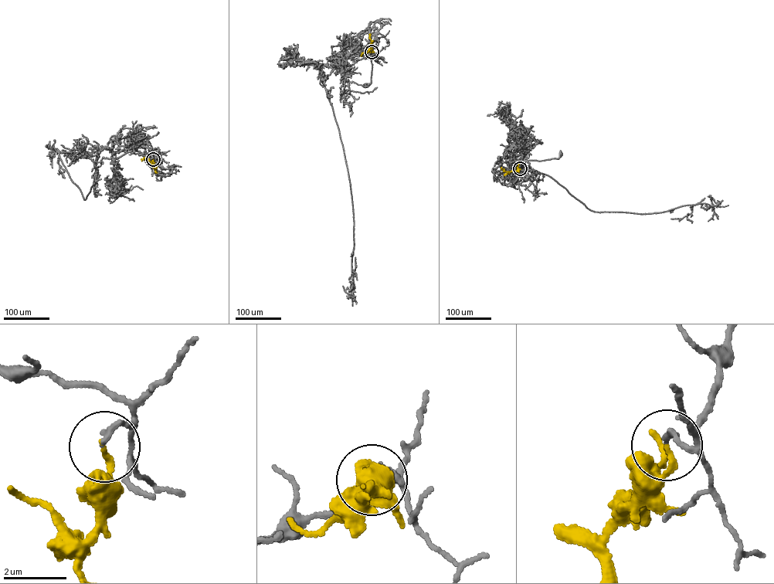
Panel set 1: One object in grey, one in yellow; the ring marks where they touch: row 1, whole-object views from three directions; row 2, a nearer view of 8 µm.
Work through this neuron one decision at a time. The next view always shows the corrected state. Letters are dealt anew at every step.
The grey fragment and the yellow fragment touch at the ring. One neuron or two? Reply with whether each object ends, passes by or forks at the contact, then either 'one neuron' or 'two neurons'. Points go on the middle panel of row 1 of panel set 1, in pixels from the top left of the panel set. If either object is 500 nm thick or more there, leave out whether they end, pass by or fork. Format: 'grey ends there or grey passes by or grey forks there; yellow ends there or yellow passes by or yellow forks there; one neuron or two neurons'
grey ends there; yellow ends there; two neurons

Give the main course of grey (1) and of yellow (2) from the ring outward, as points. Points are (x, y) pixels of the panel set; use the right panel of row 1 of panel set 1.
1: (520, 168), (526, 161), (558, 158), (561, 154)
2: (520, 168), (518, 171), (507, 171), (501, 168)

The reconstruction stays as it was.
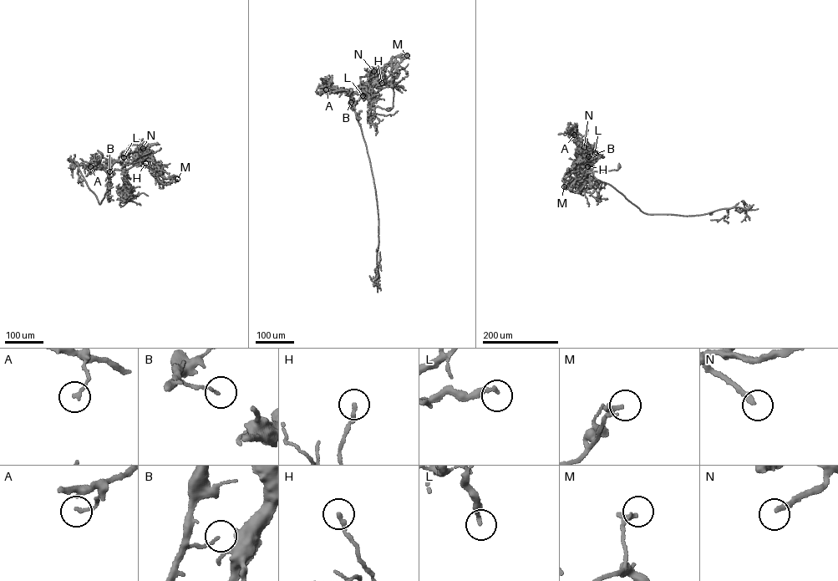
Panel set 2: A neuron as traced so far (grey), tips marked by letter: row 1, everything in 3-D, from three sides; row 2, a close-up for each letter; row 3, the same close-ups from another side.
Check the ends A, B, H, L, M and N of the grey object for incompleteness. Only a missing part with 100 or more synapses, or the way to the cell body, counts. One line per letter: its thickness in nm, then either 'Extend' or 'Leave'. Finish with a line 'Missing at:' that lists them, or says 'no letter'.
A: Thickness 140 nm. Leave
B: Thickness 100 nm. Leave
H: Thickness 180 nm. Leave
L: Thickness 200 nm. Leave
M: Thickness 280 nm. Leave
N: Thickness 240 nm. Extend
Missing at: N

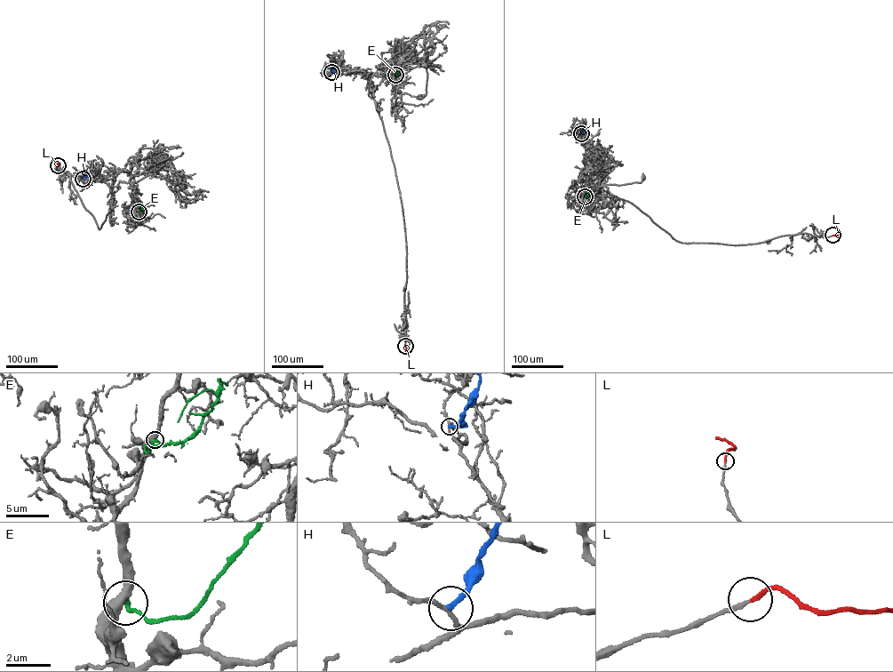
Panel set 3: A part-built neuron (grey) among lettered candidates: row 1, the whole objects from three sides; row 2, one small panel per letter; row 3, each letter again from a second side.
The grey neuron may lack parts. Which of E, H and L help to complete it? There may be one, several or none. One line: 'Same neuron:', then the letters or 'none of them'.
Same neuron: L

